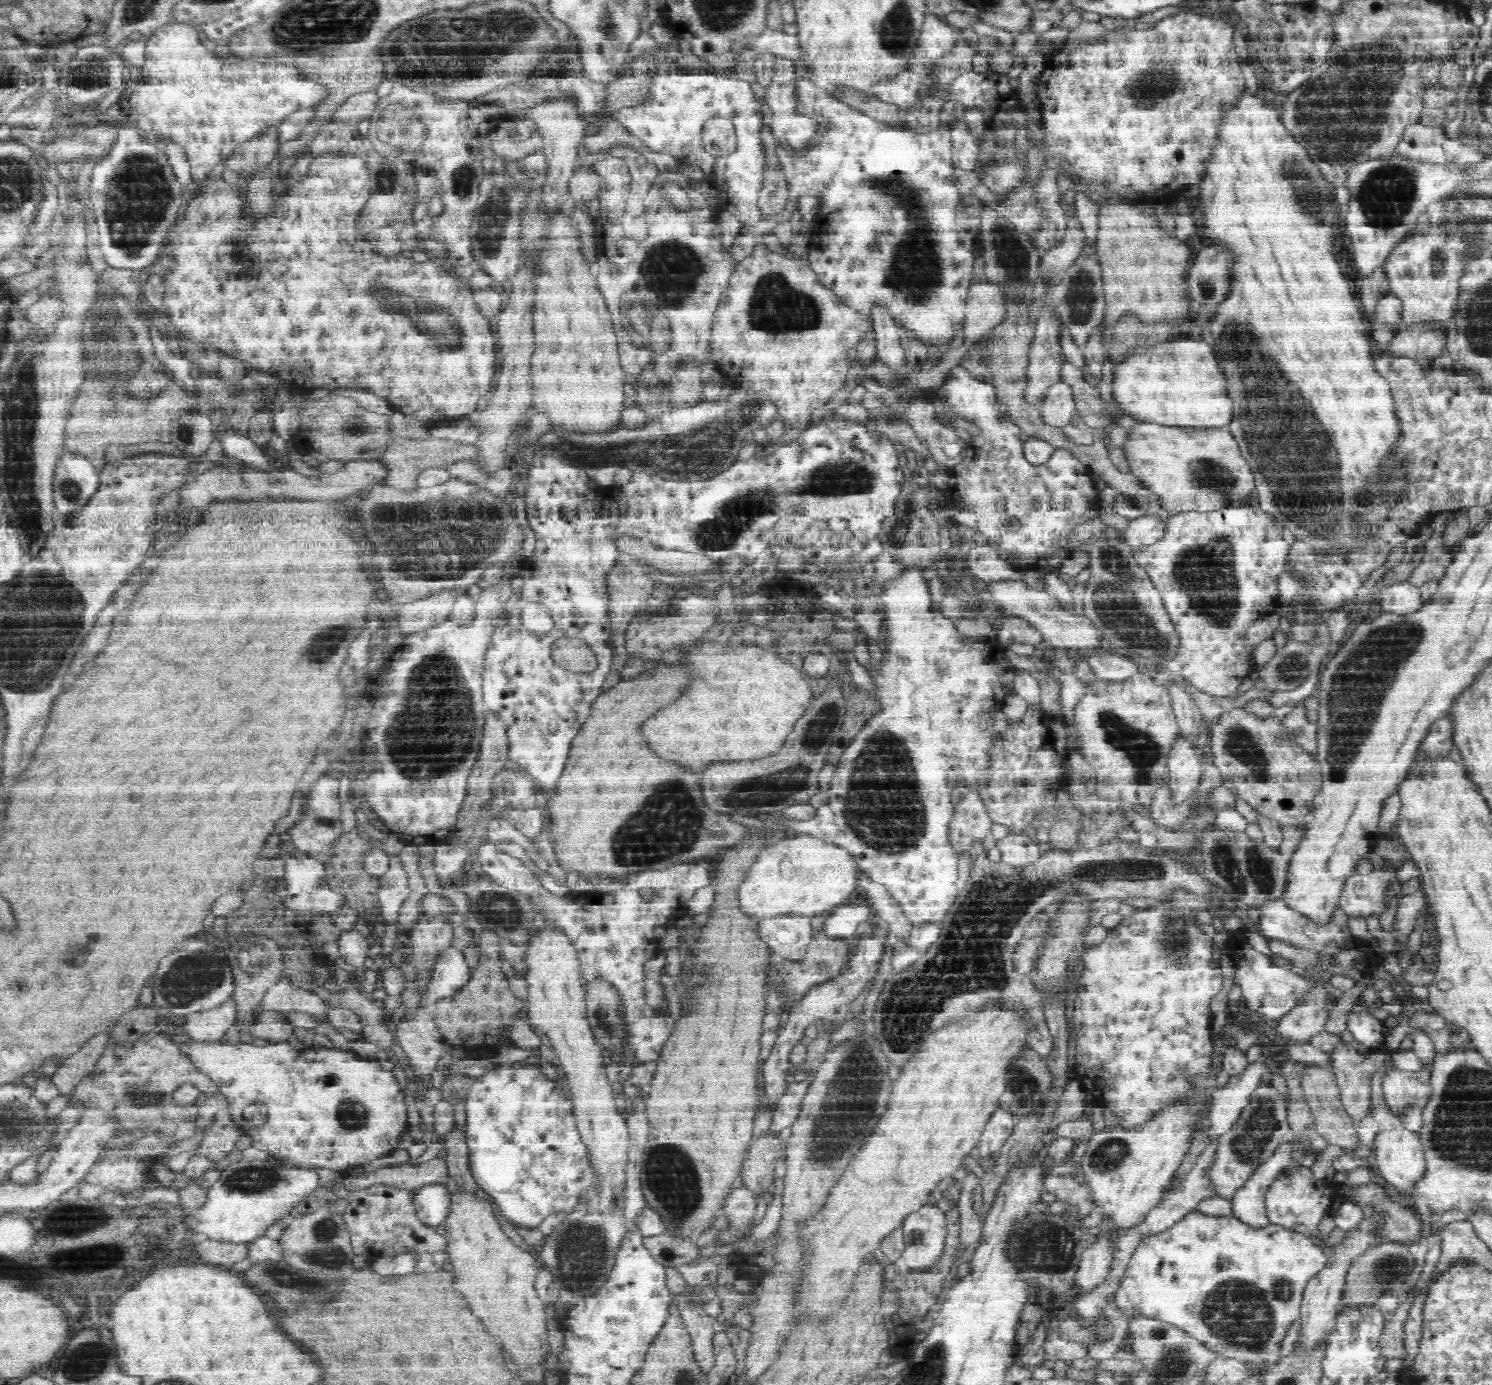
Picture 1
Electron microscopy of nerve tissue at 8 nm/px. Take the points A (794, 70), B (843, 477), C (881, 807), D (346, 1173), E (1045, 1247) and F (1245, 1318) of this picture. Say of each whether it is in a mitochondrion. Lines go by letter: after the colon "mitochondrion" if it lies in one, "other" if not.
A: other
B: mitochondrion
C: mitochondrion
D: other
E: mitochondrion
F: mitochondrion

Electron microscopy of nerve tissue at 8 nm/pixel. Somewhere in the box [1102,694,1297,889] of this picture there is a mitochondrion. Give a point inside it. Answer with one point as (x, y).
(1238, 743)

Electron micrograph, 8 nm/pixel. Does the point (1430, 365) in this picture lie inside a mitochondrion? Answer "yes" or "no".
no

